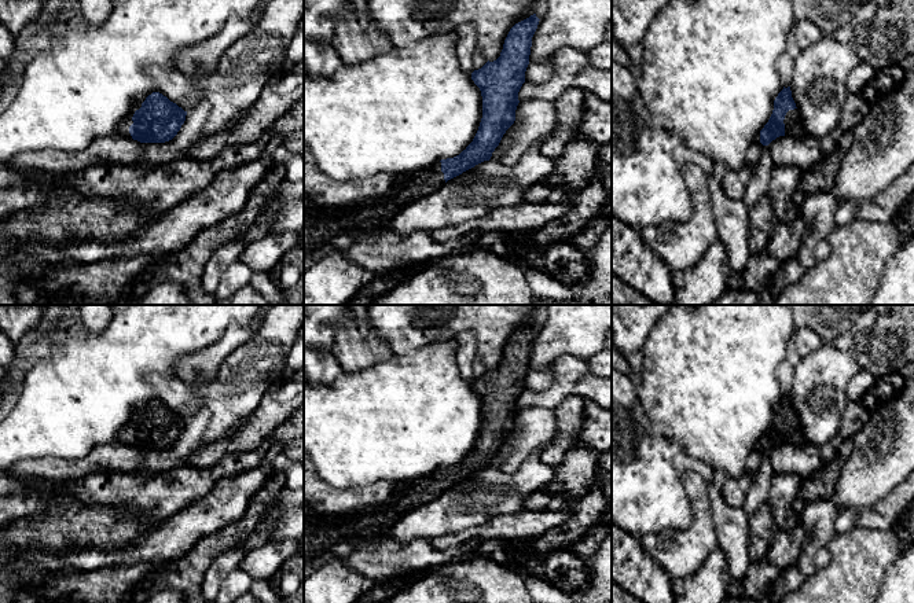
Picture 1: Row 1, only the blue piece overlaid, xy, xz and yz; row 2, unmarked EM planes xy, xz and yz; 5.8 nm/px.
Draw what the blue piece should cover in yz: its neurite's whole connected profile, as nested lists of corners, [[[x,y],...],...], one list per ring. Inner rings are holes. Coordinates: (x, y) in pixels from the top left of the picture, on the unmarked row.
[[[783,394],[775,405],[772,422],[760,438],[760,451],[768,453],[779,444],[792,444],[794,446],[808,444],[803,423],[792,405],[790,394]]]

